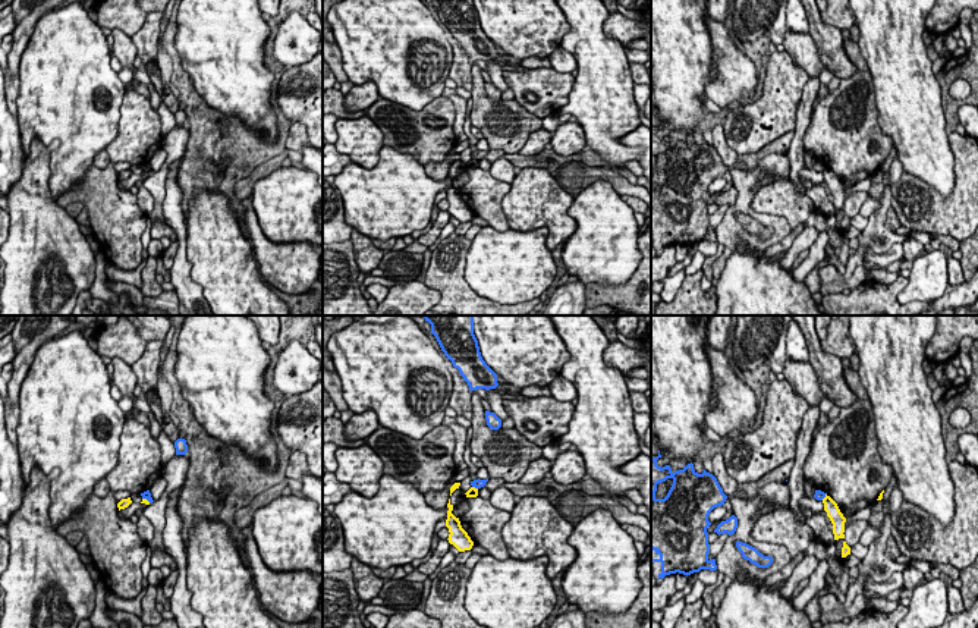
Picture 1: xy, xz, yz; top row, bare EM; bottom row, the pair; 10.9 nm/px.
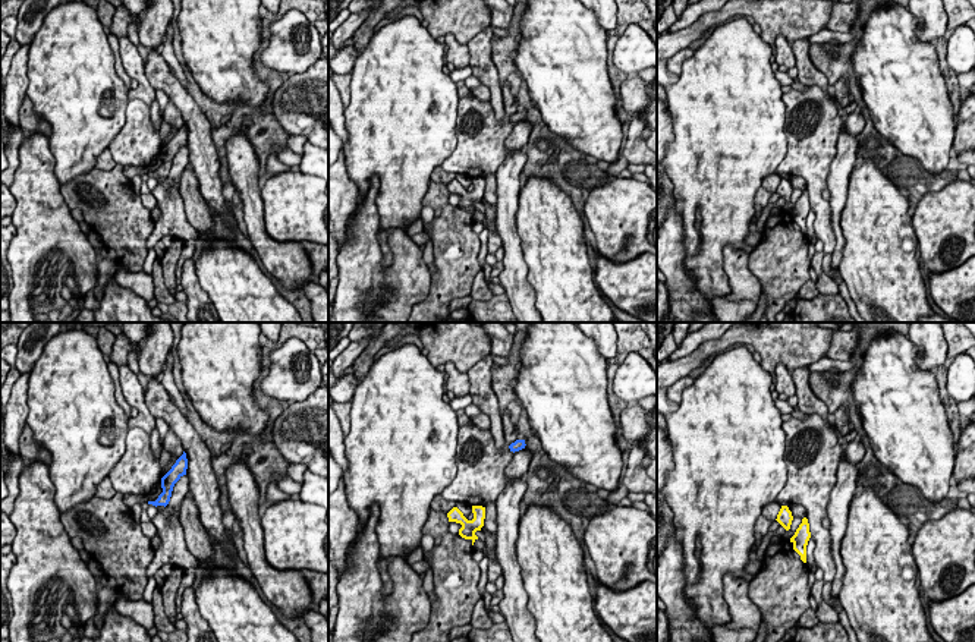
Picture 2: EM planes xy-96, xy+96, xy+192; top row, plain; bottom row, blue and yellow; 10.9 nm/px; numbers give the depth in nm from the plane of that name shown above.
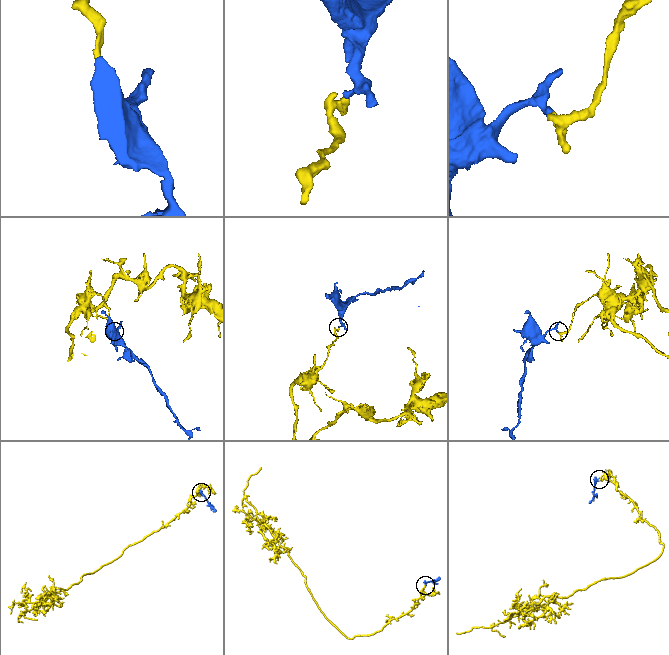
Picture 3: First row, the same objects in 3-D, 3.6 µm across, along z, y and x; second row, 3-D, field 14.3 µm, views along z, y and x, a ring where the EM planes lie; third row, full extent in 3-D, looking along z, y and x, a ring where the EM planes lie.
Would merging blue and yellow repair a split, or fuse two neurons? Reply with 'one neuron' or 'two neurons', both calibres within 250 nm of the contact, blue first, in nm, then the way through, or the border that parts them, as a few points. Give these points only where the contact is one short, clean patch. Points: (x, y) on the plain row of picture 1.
two neurons; 90 nm thick on the blue side, 60 nm on the other; border along xy (142, 169), (150, 173)

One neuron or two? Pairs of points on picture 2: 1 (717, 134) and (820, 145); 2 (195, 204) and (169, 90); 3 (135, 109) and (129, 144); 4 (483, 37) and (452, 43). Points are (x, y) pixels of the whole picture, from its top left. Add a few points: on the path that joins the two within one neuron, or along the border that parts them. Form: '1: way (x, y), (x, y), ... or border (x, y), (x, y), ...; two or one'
1: border (786, 107), (786, 154), (776, 172); two
2: border (192, 170), (198, 191), (205, 203); two
3: way (135, 117), (135, 135); one
4: border (465, 46), (469, 54), (469, 65); two

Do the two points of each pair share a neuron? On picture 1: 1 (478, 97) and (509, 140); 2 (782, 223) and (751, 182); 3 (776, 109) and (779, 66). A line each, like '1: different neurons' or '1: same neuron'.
1: same neuron
2: same neuron
3: same neuron

